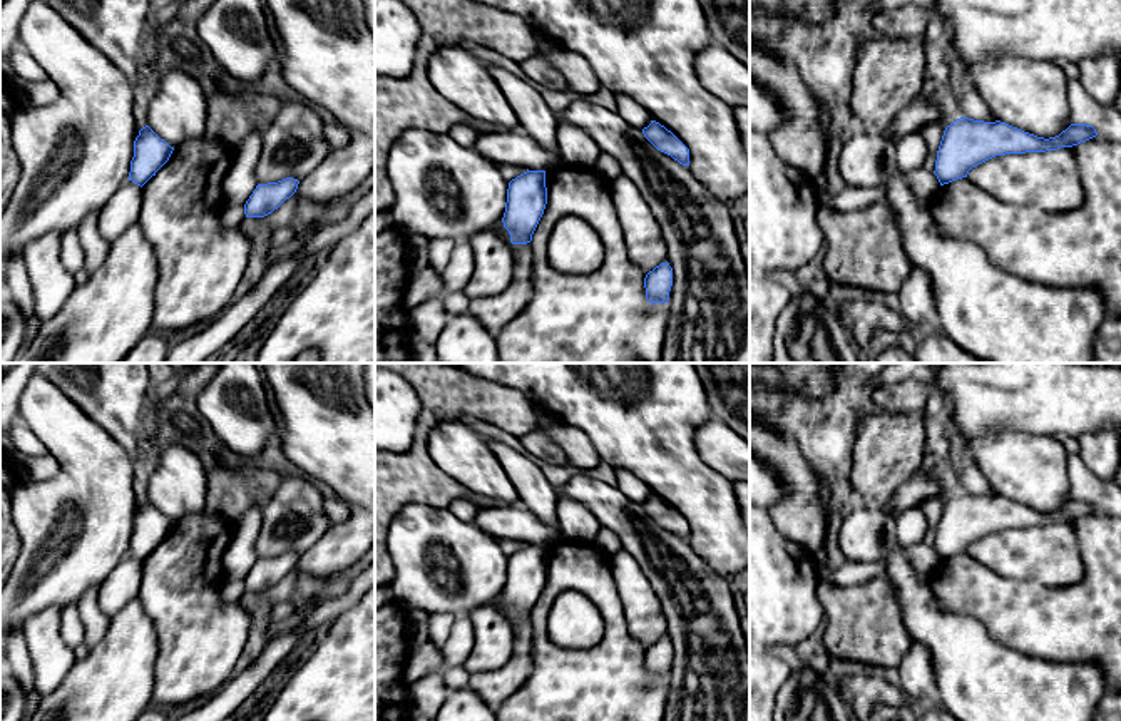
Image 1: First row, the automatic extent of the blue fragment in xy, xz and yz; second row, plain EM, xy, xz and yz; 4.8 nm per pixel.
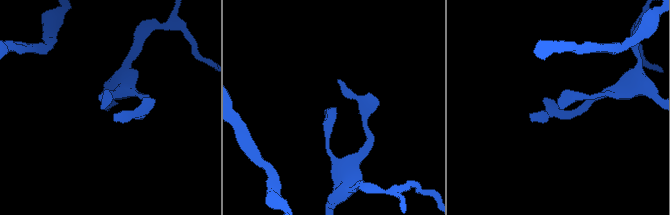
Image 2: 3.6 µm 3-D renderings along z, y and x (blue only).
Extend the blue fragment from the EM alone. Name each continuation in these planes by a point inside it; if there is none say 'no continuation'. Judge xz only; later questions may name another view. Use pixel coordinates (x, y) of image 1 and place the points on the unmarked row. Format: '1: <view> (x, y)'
no continuation

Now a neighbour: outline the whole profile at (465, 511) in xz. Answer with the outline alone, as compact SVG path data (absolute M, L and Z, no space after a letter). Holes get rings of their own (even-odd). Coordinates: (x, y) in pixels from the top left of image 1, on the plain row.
M455 500L450 504L448 509L457 519L467 524L473 524L477 514L482 510L482 507L479 507L477 504L470 500Z

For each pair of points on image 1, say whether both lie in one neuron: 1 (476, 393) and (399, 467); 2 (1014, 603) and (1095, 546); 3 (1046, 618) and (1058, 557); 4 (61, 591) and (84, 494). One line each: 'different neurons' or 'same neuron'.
1: same neuron
2: same neuron
3: different neurons
4: same neuron

